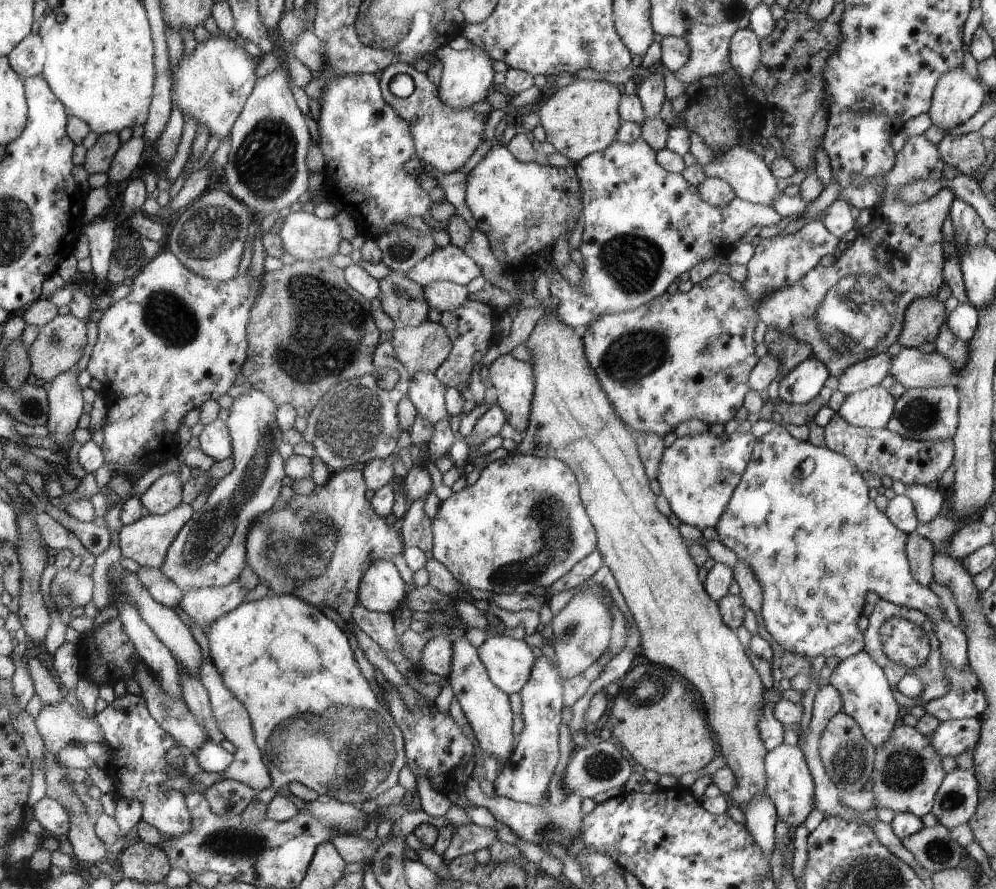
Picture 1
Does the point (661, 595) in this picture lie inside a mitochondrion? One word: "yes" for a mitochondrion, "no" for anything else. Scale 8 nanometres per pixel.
no

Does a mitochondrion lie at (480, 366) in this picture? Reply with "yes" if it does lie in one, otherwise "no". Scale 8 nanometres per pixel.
no

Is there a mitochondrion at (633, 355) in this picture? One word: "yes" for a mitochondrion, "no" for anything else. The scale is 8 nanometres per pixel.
yes

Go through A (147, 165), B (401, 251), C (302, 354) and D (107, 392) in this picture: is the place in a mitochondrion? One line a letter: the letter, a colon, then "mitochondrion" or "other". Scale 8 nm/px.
A: other
B: mitochondrion
C: mitochondrion
D: other

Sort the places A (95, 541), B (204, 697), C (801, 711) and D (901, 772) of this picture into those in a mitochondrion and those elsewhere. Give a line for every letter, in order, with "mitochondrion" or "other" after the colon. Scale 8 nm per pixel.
A: other
B: other
C: other
D: mitochondrion

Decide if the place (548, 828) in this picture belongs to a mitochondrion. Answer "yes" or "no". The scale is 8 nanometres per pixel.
yes

